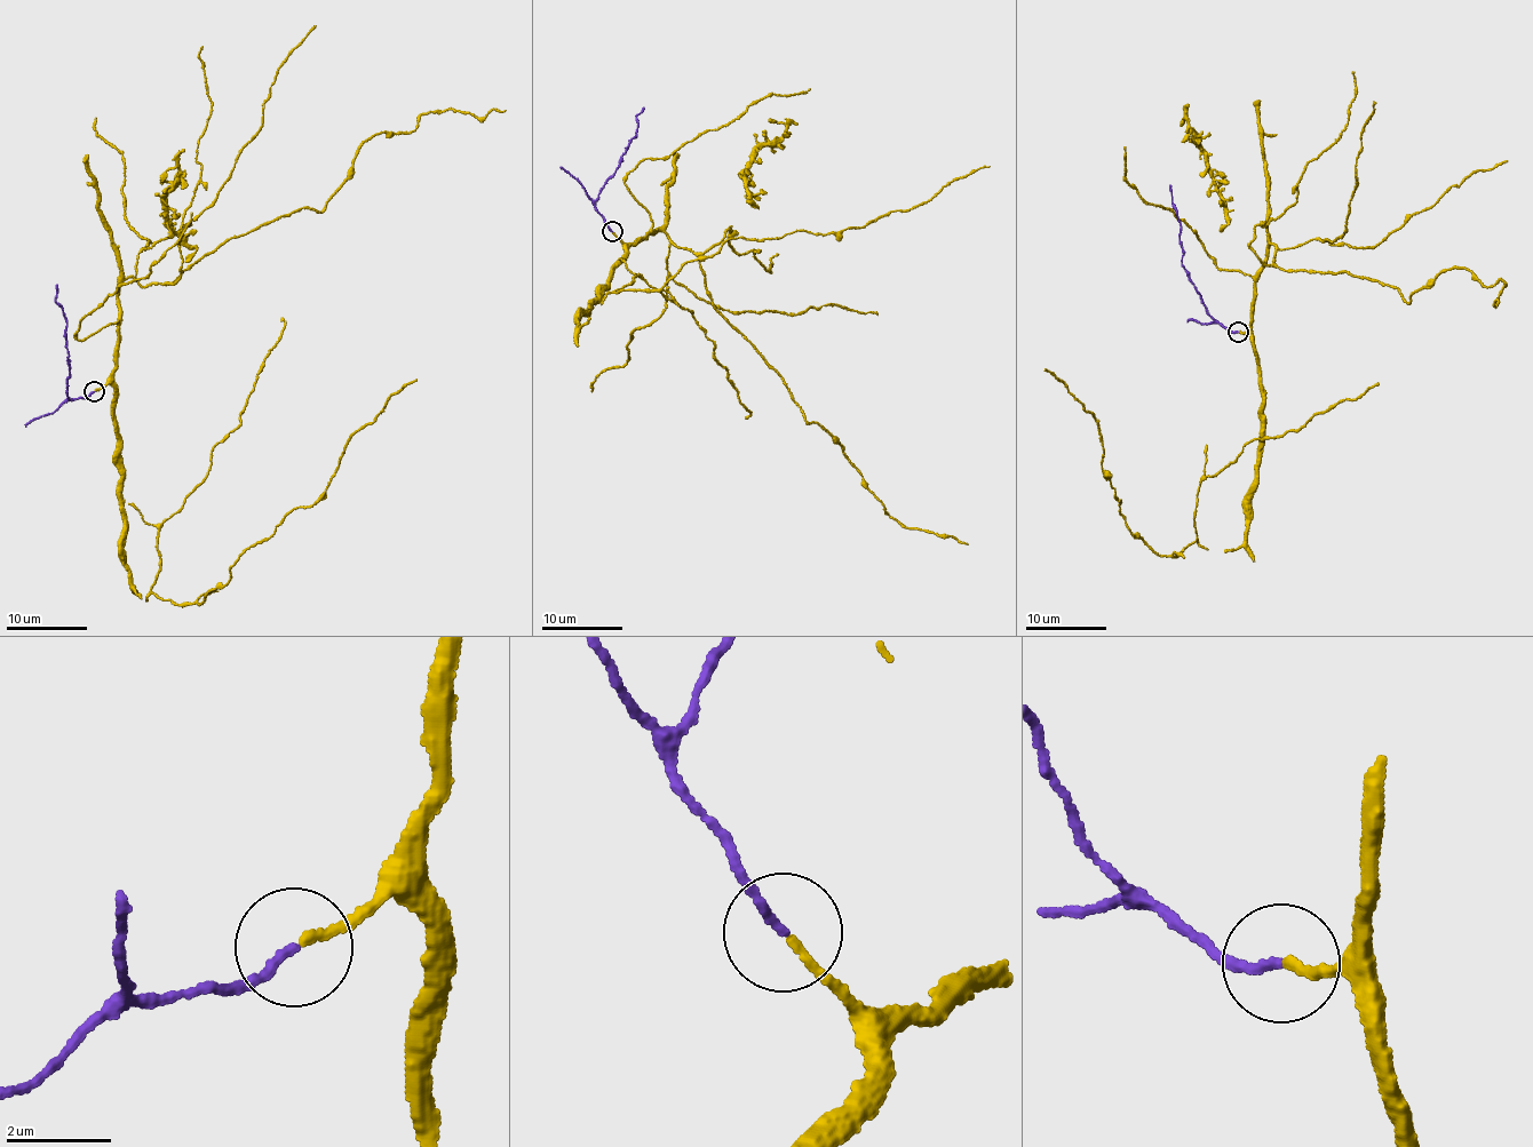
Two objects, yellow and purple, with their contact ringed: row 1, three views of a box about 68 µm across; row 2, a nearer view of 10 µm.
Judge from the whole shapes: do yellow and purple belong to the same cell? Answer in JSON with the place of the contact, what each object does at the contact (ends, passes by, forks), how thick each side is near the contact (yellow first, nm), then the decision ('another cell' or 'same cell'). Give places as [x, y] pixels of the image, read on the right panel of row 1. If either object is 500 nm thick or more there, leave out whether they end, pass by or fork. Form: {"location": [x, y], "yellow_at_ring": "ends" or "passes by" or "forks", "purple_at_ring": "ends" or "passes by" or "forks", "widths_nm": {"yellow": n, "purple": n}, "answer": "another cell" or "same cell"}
{"location": [1238, 332], "yellow_at_ring": "ends", "purple_at_ring": "ends", "widths_nm": {"yellow": 150, "purple": 150}, "answer": "same cell"}

